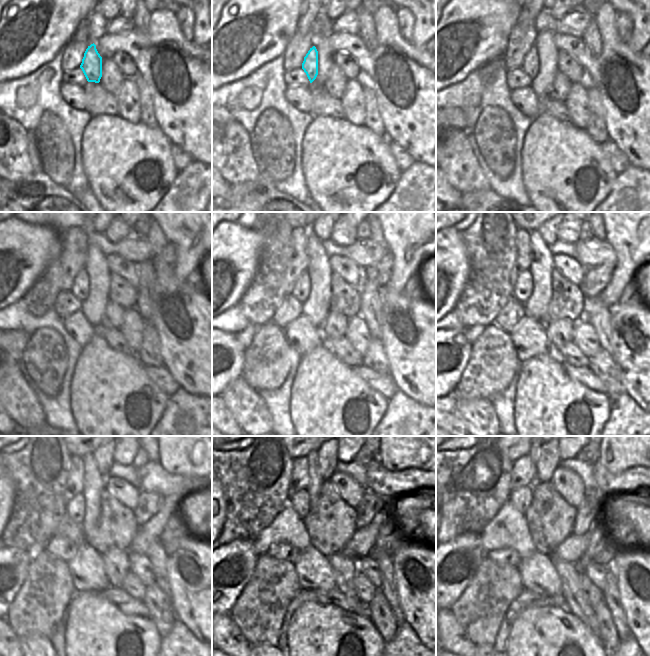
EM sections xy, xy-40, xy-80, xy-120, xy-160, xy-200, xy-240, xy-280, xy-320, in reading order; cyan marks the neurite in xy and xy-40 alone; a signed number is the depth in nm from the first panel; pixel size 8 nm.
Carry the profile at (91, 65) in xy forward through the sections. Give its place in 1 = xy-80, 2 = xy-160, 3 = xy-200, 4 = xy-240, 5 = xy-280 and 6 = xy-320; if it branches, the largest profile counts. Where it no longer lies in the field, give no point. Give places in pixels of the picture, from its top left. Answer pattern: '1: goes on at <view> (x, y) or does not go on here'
1: goes on at xy-80 (531, 64)
2: goes on at xy-160 (301, 290)
3: goes on at xy-200 (522, 291)
4: goes on at xy-240 (75, 508)
5: goes on at xy-280 (300, 502)
6: goes on at xy-320 (521, 498)

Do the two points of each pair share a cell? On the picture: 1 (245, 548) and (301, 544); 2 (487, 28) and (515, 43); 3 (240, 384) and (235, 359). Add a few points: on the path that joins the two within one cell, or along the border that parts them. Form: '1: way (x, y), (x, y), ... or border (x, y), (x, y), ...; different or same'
1: border (253, 542), (253, 550), (257, 556); different
2: border (517, 17), (508, 37), (506, 50), (502, 56); different
3: border (239, 375), (222, 392); different

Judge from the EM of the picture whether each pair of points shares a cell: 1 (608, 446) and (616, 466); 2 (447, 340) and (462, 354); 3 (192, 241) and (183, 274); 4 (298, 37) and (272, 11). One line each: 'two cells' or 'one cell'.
1: one cell
2: one cell
3: one cell
4: two cells

